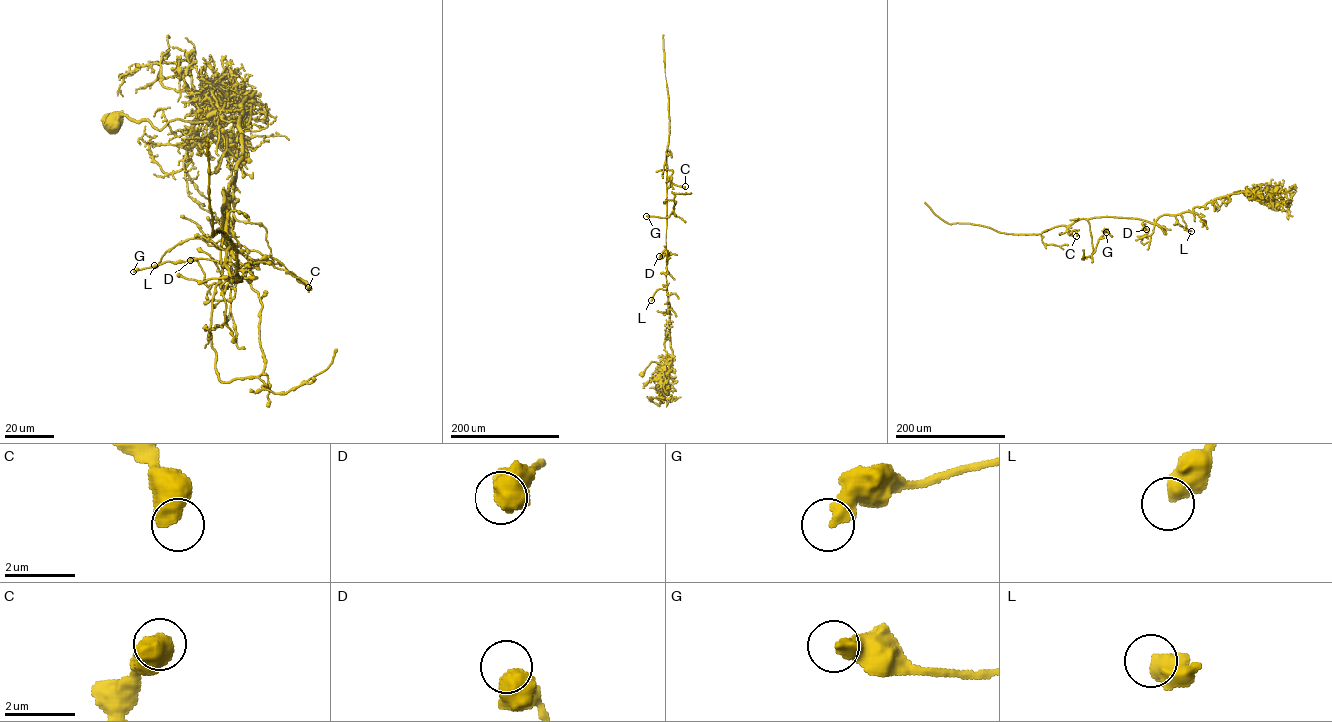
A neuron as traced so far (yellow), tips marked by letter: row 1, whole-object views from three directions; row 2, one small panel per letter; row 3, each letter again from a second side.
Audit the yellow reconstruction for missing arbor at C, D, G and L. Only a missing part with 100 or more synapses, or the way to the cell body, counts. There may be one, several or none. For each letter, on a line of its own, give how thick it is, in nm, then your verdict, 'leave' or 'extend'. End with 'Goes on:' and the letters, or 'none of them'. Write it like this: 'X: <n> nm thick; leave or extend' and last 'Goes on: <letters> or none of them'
C: 650 nm thick; leave
D: 700 nm thick; leave
G: 400 nm thick; leave
L: 550 nm thick; leave
Goes on: none of them

